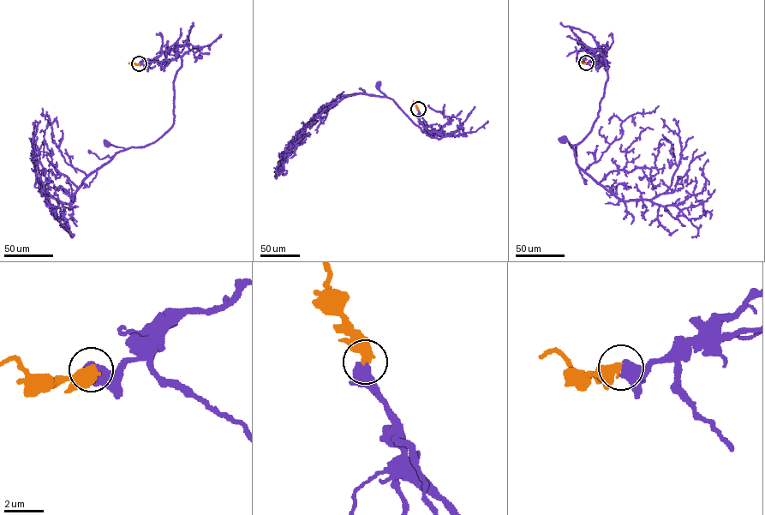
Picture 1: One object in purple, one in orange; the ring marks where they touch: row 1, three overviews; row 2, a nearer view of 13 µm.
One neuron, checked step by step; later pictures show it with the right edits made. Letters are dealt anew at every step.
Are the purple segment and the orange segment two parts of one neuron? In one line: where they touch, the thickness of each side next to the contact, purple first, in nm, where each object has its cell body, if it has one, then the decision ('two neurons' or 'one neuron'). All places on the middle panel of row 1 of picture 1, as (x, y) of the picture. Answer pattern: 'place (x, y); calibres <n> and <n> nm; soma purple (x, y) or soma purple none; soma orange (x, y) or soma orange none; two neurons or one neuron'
place (418, 109); calibres 500 and 550 nm; soma purple (379, 84); soma orange none; one neuron

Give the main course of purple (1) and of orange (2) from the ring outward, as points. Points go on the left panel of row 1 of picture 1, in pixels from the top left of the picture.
1: (139, 63), (168, 50), (181, 58), (173, 82), (173, 124), (146, 146), (124, 150), (107, 145)
2: (139, 63), (128, 62)

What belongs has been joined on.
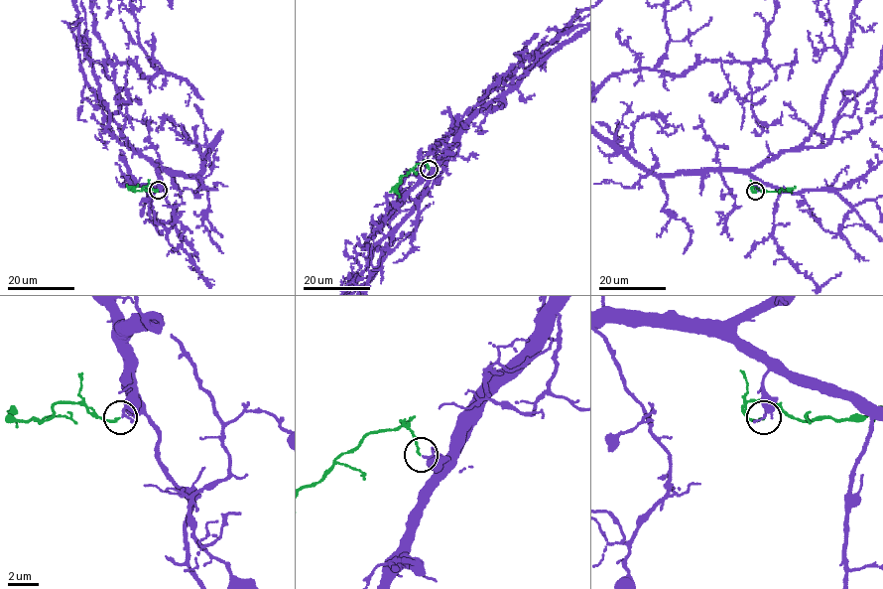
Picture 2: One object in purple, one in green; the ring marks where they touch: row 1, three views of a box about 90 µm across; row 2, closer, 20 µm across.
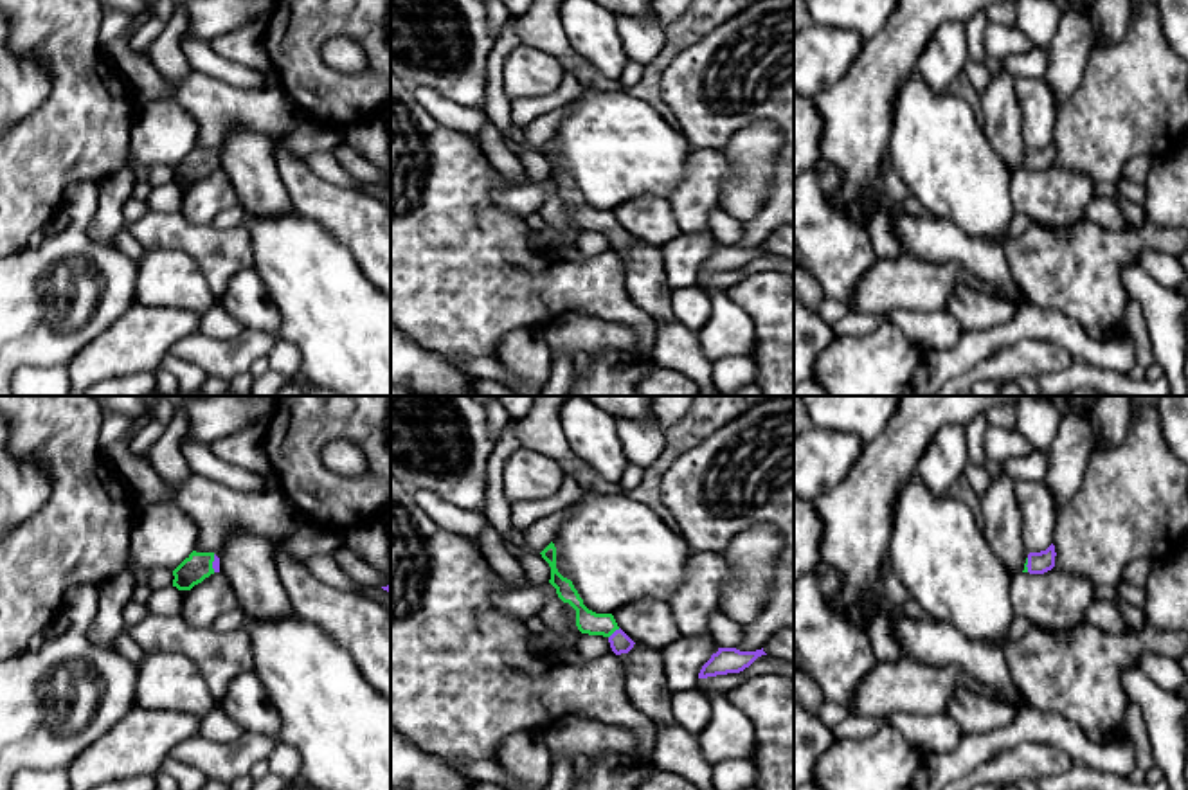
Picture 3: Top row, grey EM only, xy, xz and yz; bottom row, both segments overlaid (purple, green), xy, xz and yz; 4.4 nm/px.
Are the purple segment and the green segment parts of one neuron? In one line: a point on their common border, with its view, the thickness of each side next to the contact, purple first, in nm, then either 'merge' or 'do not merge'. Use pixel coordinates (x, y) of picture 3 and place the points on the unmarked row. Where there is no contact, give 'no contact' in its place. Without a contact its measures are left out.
meets purple in xz at (614, 229); 90 nm thick on the purple side, 110 nm on the other; merge

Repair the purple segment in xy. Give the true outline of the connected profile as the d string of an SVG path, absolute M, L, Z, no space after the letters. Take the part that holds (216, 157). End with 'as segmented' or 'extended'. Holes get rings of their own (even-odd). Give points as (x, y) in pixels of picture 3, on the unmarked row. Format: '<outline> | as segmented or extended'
M193 148L175 167L173 184L191 187L211 171L220 169L220 155L214 149Z | extended

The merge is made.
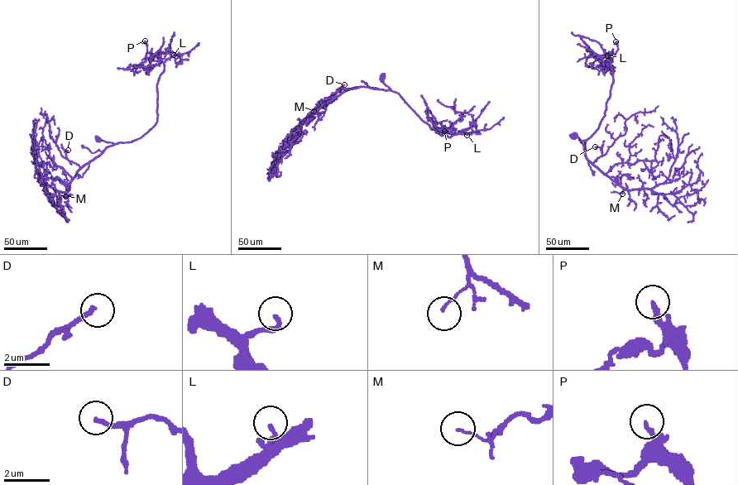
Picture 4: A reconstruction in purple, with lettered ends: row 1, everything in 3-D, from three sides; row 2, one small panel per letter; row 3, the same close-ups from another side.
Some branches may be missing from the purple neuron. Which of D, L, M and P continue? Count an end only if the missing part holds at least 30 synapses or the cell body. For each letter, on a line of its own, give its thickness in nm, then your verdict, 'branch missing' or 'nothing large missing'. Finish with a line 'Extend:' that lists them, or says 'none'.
D: calibre 180 nm; branch missing
L: calibre 200 nm; nothing large missing
M: calibre 90 nm; nothing large missing
P: calibre 180 nm; nothing large missing
Extend: D

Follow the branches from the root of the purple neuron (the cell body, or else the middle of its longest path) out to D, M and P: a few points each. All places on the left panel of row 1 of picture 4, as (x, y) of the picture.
D: (98, 140), (113, 144), (81, 167), (68, 160), (64, 151), (68, 150)
M: (98, 140), (113, 144), (79, 168), (67, 187), (65, 196)
P: (98, 140), (113, 145), (129, 142), (156, 123), (157, 84), (164, 64), (156, 56), (146, 57), (145, 40)

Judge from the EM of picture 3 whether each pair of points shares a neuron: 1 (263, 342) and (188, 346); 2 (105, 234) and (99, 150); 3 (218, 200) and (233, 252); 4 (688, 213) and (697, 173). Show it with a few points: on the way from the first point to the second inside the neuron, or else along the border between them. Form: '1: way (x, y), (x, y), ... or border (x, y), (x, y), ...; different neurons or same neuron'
1: way (245, 350), (206, 351); same neuron
2: border (125, 164), (98, 182); different neurons
3: border (179, 211), (195, 224), (209, 225); different neurons
4: way (692, 204), (697, 195), (697, 182); same neuron

